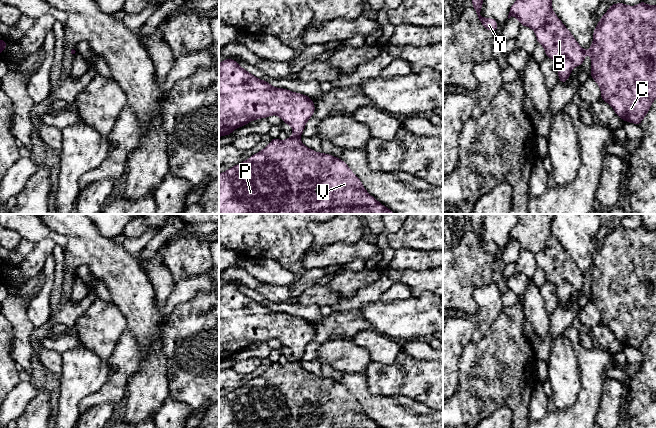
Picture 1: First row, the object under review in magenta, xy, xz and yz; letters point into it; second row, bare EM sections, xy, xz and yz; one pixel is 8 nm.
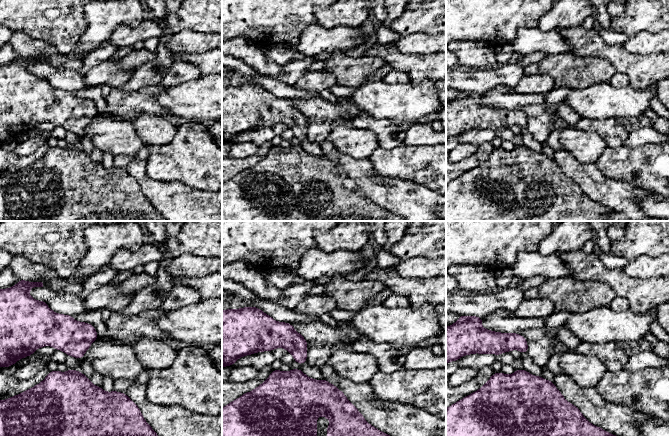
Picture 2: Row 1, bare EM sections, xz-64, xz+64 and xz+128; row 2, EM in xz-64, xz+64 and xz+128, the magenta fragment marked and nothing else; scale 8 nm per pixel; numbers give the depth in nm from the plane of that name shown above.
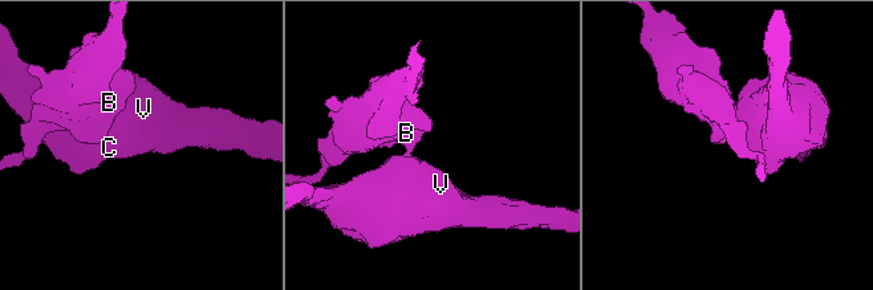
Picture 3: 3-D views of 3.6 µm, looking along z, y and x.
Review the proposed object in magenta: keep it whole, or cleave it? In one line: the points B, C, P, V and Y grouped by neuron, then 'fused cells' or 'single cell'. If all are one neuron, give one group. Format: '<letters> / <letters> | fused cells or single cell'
B Y / C P V | fused cells

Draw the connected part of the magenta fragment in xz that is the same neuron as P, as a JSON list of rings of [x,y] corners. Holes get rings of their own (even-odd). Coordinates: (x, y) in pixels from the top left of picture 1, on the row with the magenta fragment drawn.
[[[299,137],[281,141],[271,139],[260,152],[246,161],[219,173],[219,214],[395,214],[382,205],[364,188],[361,180],[348,165],[332,154],[319,153],[306,147]],[[315,185],[323,185],[326,192],[316,200]]]

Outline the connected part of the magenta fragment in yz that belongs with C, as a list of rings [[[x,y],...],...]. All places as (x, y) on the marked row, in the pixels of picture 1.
[[[641,1],[636,6],[622,2],[611,4],[593,31],[589,49],[592,77],[601,90],[601,99],[607,102],[623,120],[640,125],[656,99],[656,5]]]

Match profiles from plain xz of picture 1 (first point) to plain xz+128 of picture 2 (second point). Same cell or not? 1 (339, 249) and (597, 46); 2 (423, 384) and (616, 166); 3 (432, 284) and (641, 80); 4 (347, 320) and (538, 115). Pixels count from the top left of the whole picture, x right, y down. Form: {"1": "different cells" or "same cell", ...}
{"1": "different cells", "2": "same cell", "3": "same cell", "4": "same cell"}

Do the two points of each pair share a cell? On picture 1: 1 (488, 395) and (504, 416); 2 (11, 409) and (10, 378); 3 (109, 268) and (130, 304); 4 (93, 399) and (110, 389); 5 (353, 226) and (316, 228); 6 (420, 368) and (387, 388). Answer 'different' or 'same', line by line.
1: different
2: different
3: same
4: same
5: same
6: same

